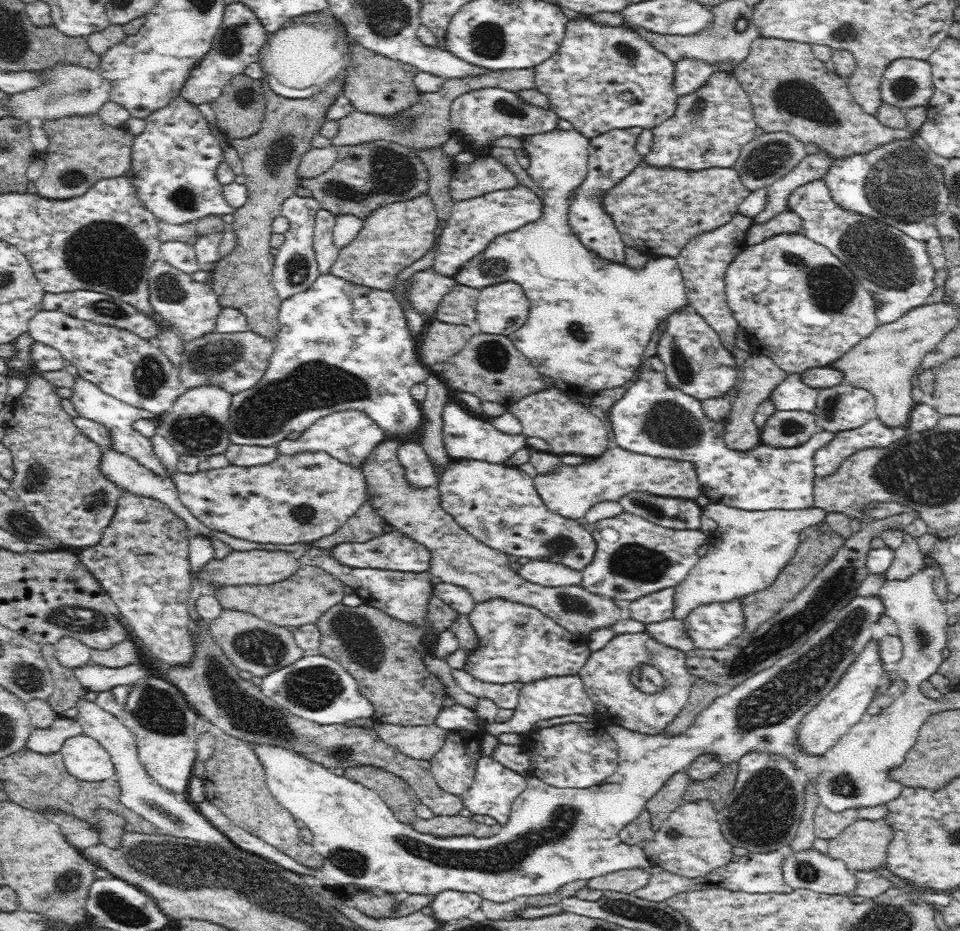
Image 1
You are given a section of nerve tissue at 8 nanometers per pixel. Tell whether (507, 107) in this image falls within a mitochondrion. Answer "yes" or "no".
yes

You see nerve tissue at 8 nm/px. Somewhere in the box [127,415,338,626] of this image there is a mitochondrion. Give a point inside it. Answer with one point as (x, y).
(304, 514)

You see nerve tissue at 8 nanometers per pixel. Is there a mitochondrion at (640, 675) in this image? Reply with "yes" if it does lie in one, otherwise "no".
yes

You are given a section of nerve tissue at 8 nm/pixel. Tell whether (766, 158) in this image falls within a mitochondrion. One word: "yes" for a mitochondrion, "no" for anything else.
yes

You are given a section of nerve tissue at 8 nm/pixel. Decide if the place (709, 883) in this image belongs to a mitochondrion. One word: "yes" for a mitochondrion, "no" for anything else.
no

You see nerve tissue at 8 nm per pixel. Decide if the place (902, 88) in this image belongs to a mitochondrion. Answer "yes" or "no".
yes

